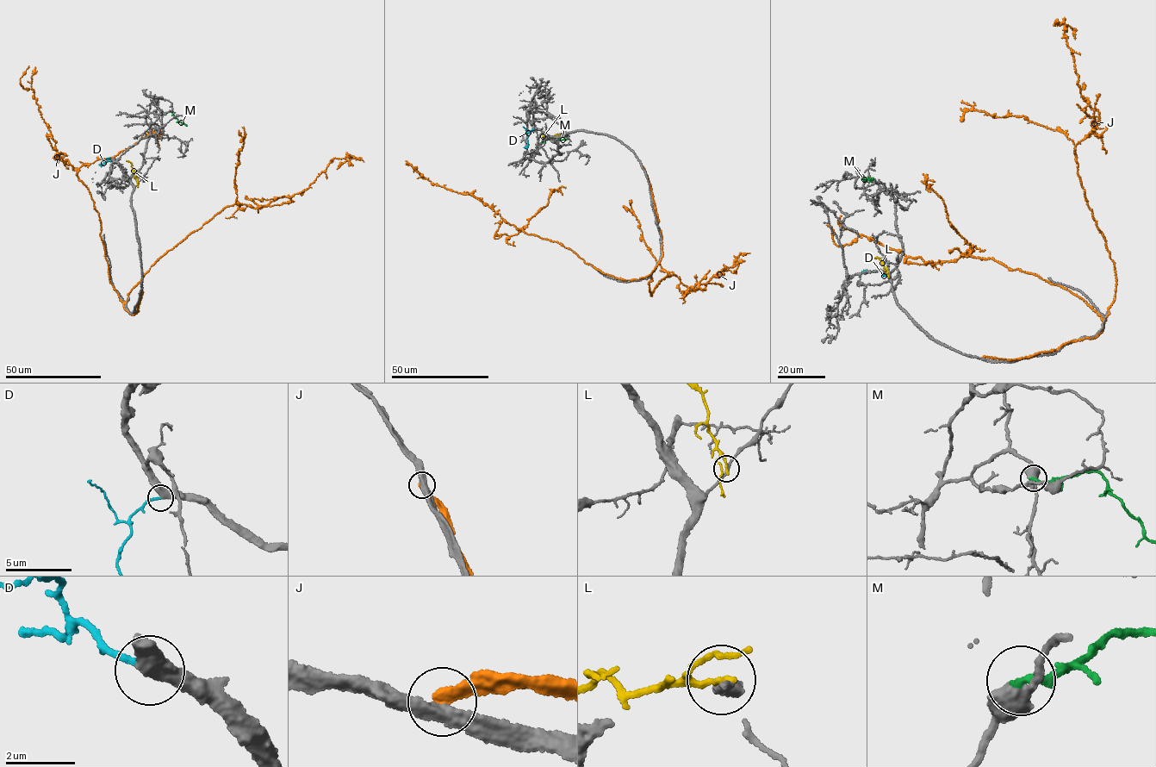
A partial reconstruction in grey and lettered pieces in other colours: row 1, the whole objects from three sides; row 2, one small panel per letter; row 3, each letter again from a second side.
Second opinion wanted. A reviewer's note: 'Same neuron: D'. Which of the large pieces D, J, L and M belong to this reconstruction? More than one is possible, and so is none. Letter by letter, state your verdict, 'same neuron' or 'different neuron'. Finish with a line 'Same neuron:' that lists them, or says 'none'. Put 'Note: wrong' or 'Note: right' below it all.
D: same neuron
J: different neuron
L: different neuron
M: different neuron
Same neuron: D
Note: right

